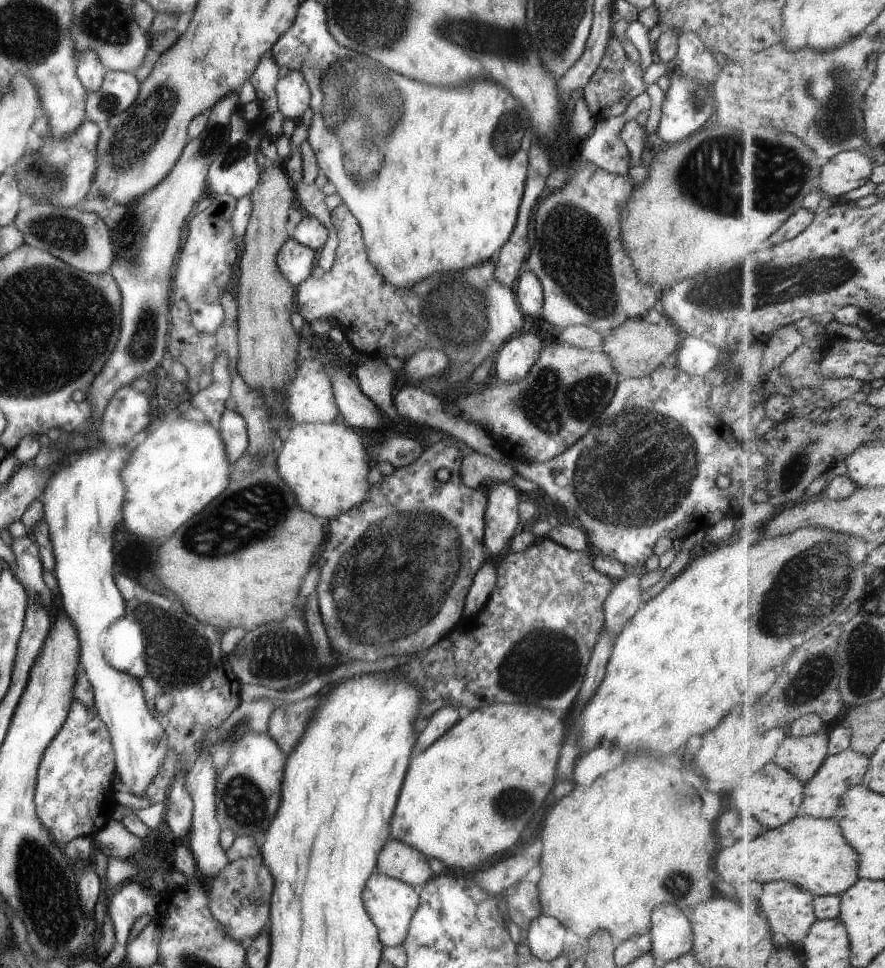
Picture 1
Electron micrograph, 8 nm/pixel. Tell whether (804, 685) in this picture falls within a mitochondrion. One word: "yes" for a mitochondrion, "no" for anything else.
yes

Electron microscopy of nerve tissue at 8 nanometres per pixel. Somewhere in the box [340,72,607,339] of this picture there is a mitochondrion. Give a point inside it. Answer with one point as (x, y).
(506, 134)

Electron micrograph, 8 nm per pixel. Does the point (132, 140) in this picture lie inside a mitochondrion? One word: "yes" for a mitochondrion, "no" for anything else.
yes

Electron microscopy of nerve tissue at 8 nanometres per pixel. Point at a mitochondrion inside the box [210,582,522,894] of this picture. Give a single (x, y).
(246, 807)

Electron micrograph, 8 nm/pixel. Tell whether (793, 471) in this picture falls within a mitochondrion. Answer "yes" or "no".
yes

